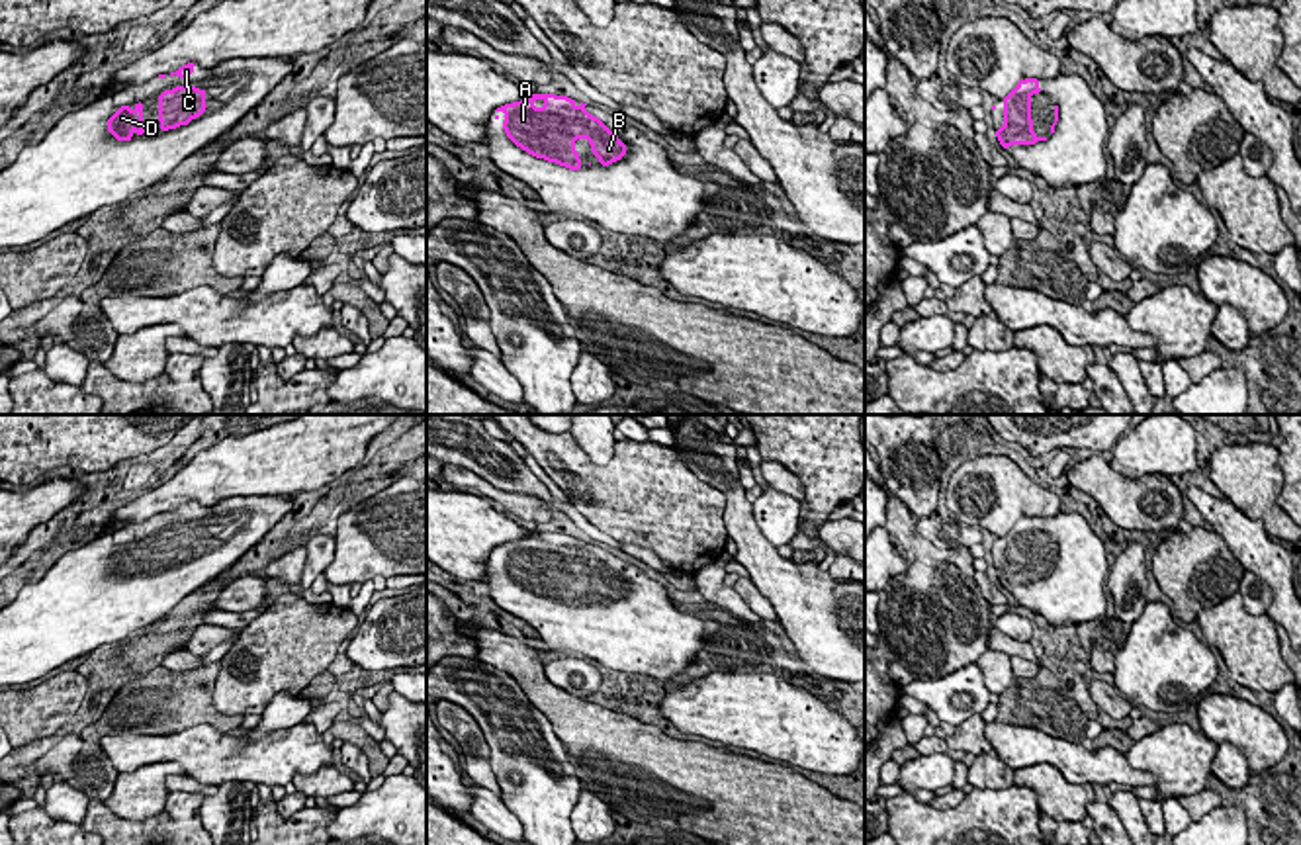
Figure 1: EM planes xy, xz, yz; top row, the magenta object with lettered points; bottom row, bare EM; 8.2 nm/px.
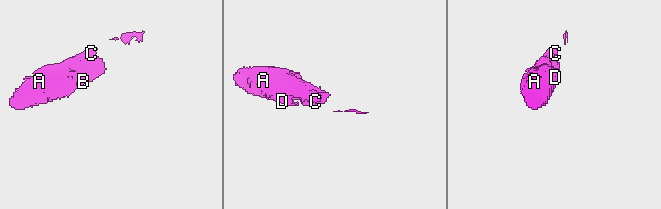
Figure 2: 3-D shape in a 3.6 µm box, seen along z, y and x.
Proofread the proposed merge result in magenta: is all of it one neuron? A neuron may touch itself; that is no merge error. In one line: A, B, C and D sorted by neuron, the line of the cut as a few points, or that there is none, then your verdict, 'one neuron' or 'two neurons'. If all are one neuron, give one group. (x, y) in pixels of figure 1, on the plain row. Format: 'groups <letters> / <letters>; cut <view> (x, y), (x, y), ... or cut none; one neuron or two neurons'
groups A B C D; cut none; one neuron

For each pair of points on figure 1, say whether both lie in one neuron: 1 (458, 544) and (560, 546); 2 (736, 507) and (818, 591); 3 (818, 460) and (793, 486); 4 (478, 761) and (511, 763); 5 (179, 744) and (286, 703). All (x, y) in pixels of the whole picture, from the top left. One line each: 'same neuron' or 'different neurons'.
1: different neurons
2: same neuron
3: different neurons
4: different neurons
5: different neurons

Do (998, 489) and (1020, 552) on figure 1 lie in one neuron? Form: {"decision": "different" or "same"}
{"decision": "different"}

